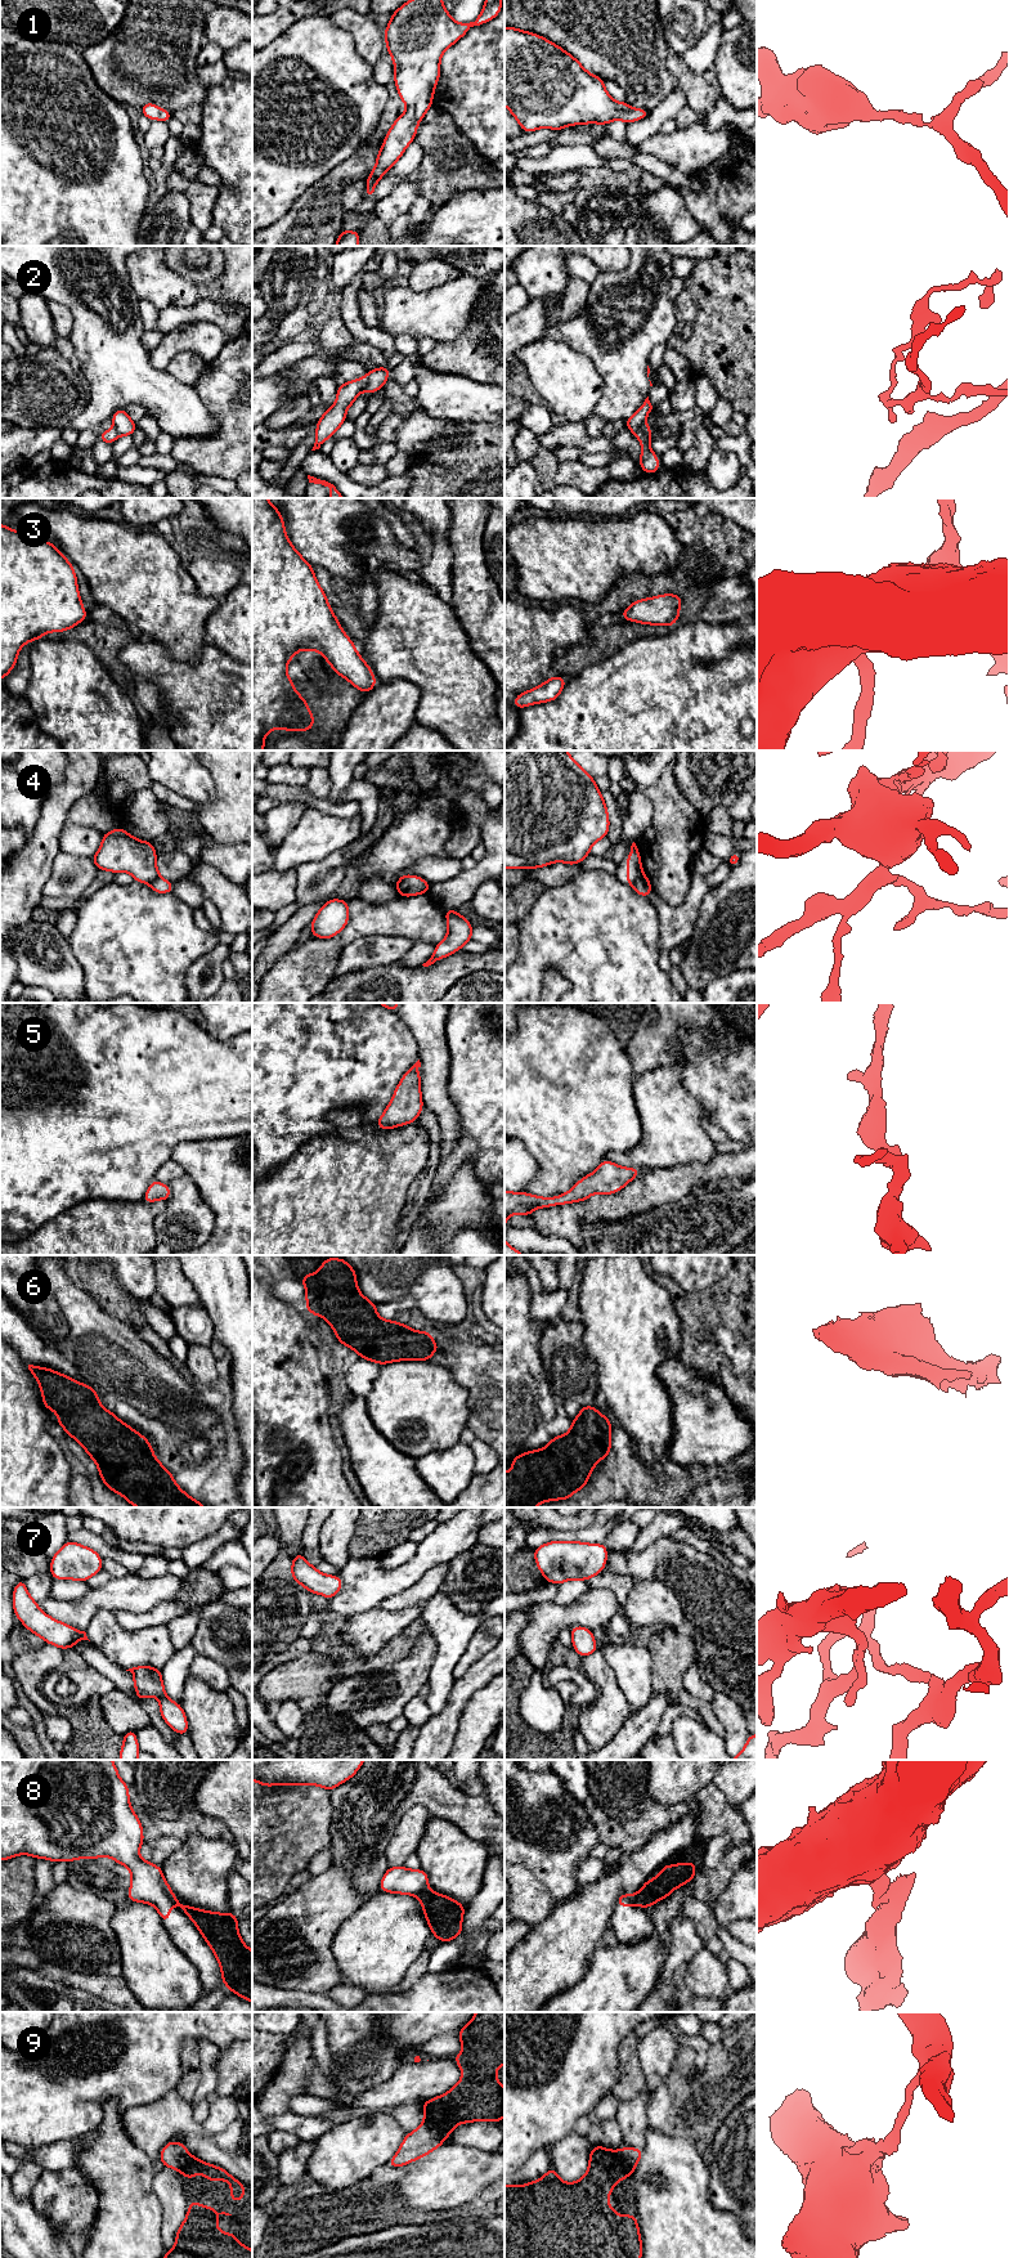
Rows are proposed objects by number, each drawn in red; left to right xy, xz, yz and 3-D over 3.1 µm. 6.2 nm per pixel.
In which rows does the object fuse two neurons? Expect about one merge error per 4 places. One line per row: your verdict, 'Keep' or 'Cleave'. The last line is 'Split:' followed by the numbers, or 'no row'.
1: Keep
2: Cleave
3: Keep
4: Cleave
5: Keep
6: Keep
7: Keep
8: Cleave
9: Cleave
Split: 2, 4, 8, 9

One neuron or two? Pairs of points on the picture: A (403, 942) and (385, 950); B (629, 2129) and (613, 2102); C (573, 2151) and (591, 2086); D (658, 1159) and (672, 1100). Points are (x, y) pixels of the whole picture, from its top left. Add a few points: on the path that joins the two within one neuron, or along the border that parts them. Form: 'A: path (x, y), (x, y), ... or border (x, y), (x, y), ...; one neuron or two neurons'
A: path (399, 945), (389, 949); one neuron
B: border (620, 2100), (613, 2118); two neurons
C: border (572, 2131), (551, 2149); two neurons
D: path (663, 1145), (671, 1137), (671, 1114); one neuron

